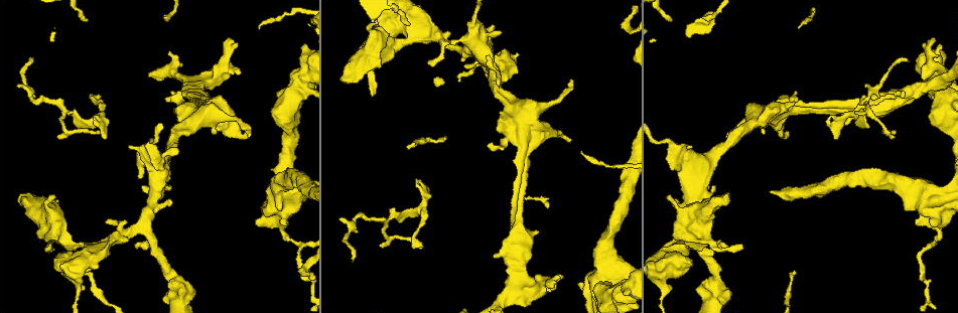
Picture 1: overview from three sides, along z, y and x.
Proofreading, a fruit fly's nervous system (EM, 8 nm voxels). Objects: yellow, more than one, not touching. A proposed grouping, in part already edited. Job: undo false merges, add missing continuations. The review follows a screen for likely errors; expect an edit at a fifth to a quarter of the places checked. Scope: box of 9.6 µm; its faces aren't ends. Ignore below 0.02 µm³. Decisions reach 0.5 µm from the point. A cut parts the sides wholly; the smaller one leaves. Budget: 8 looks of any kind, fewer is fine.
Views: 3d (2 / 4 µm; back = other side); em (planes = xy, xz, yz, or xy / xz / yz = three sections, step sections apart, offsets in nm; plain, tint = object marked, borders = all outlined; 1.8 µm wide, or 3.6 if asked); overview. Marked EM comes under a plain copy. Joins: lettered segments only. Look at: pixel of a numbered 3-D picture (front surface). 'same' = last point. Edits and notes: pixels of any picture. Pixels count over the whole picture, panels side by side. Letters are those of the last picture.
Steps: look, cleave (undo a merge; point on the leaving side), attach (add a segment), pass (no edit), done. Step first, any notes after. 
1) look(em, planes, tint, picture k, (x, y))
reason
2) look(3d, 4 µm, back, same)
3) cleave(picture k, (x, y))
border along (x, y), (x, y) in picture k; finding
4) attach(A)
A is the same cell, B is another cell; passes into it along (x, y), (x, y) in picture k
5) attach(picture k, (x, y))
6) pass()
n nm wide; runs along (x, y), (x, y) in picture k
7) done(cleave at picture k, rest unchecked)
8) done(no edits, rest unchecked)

look(em, planes, borders, picture 1, (100, 97))
free end

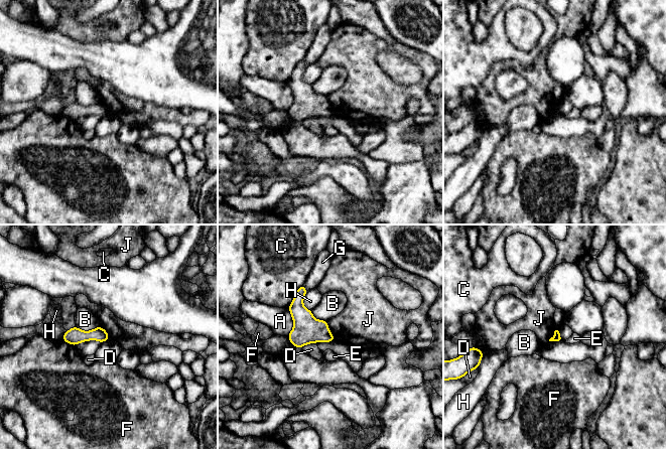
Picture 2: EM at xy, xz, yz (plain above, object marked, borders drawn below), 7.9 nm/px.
pass()
A, B, C, D, E, F, G, H and J are other cells; border along (325, 320), (329, 331), (336, 337) in picture 2; no lettered segment goes on from it

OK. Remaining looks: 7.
look(3d, 4 µm, picture 1, (908, 60))
tapers out

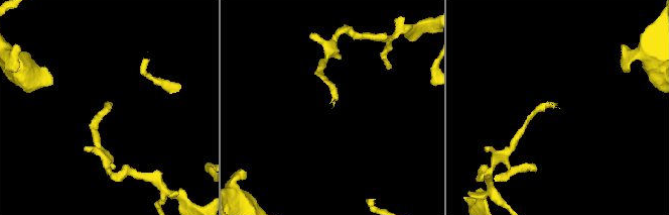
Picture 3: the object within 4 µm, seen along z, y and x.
look(em, planes, tint, picture 3, (556, 105))

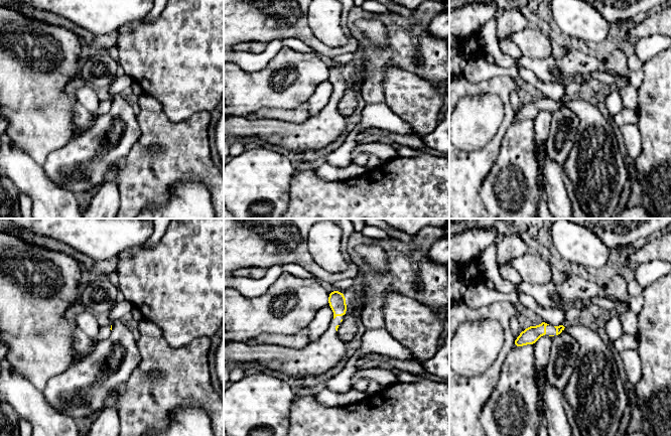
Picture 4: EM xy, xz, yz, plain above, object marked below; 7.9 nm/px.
look(em, planes, borders, same)
see the neighbours

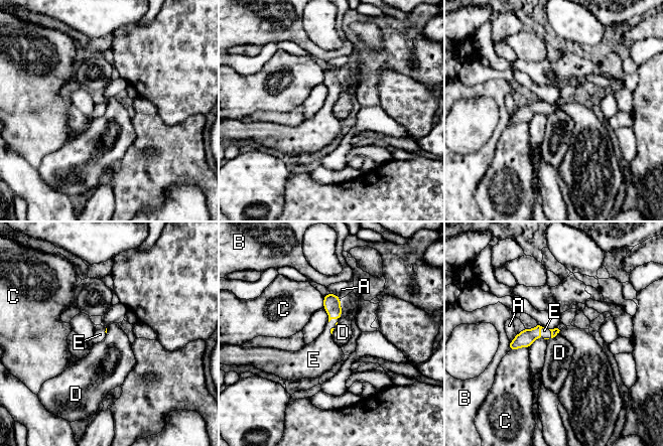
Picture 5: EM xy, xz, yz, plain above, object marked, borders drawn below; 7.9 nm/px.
attach(E)
E is the same cell, A, B, C and D are other cells; passes into it along (525, 338), (541, 334), (546, 333) in picture 5; the neuron continues

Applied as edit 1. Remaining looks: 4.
look(overview)
redraw

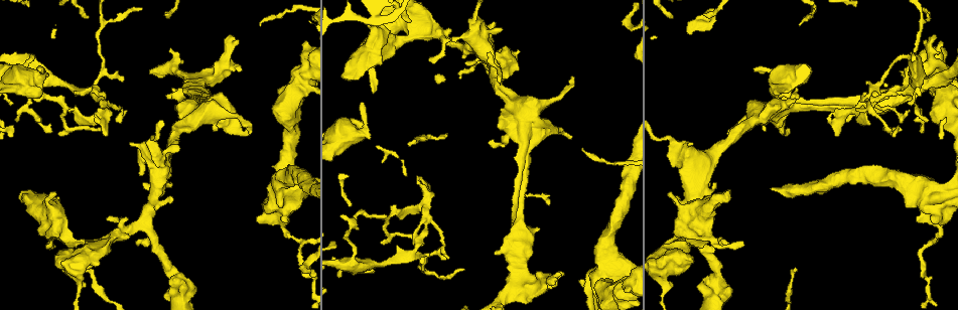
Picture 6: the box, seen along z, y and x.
look(em, 3.6 µm, planes, borders, picture 6, (197, 85))
four arms meet

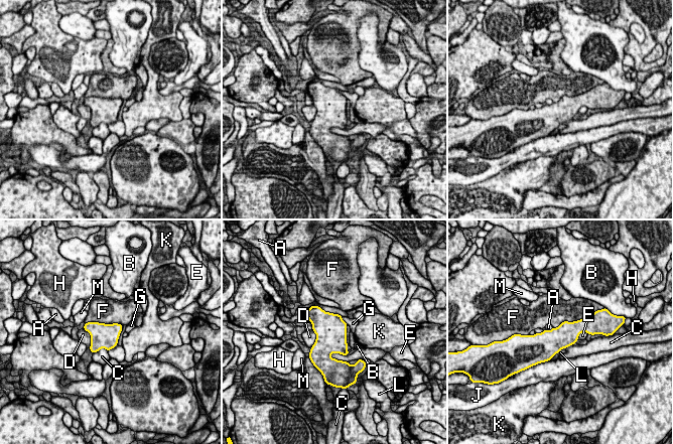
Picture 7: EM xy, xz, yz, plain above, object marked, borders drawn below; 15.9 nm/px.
pass()
A, B, C, D, E, F, G, H, J, K, L and M are other cells; border along (85, 322), (120, 323), (122, 325) in picture 7; all the same neuron

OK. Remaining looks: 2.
done(attach at picture 5, rest unchecked)

